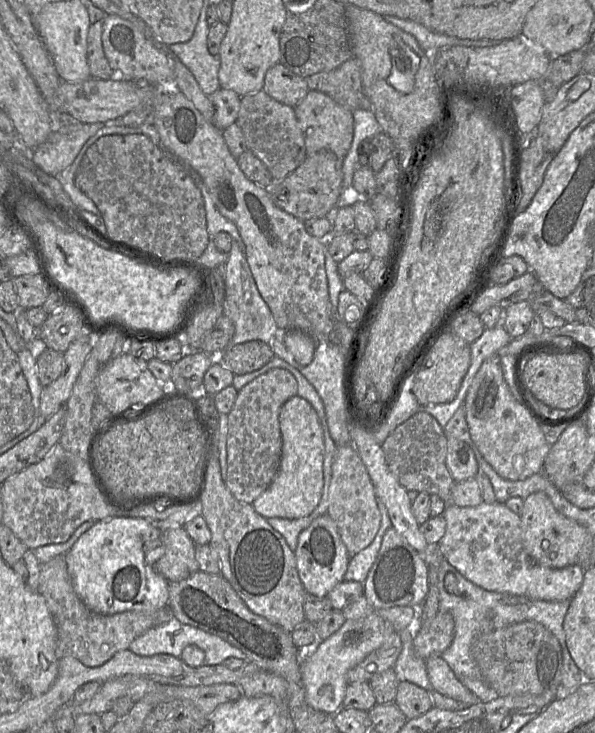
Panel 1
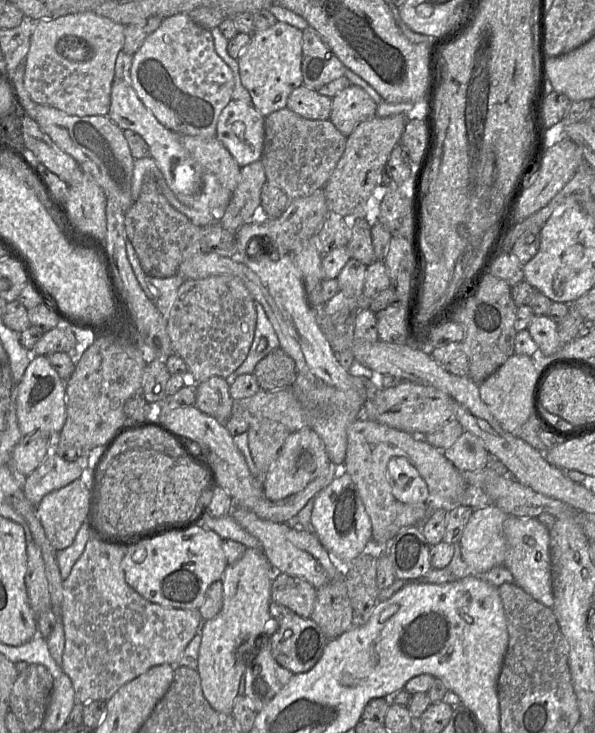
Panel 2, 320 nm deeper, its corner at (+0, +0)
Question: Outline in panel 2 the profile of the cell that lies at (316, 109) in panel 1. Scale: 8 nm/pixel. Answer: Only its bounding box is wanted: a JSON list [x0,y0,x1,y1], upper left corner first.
[329,85,377,136]

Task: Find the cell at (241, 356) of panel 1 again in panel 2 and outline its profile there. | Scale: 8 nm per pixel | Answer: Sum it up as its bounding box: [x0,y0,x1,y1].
[253,348,298,392]

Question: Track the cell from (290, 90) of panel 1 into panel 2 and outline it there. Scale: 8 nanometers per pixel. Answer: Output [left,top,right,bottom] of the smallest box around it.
[287,85,331,120]

